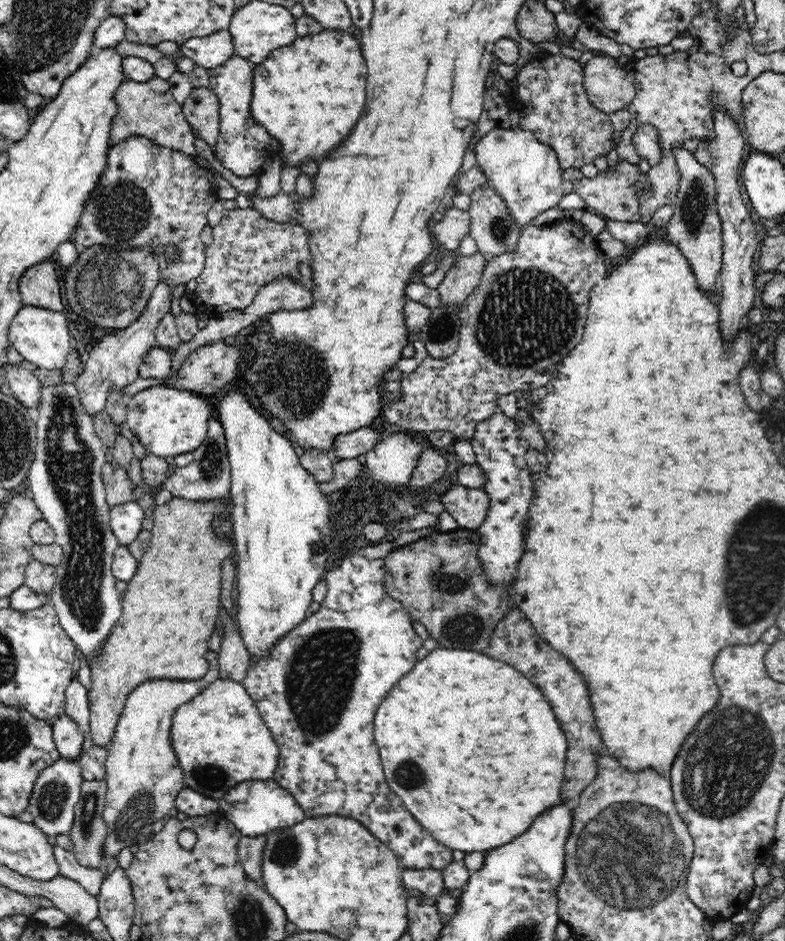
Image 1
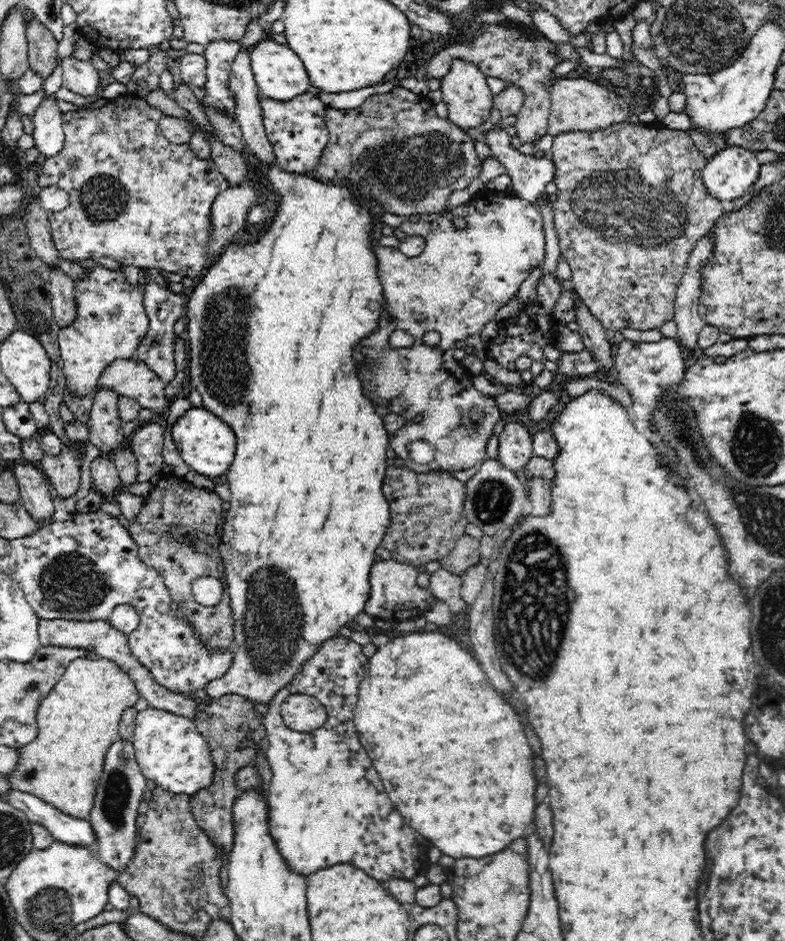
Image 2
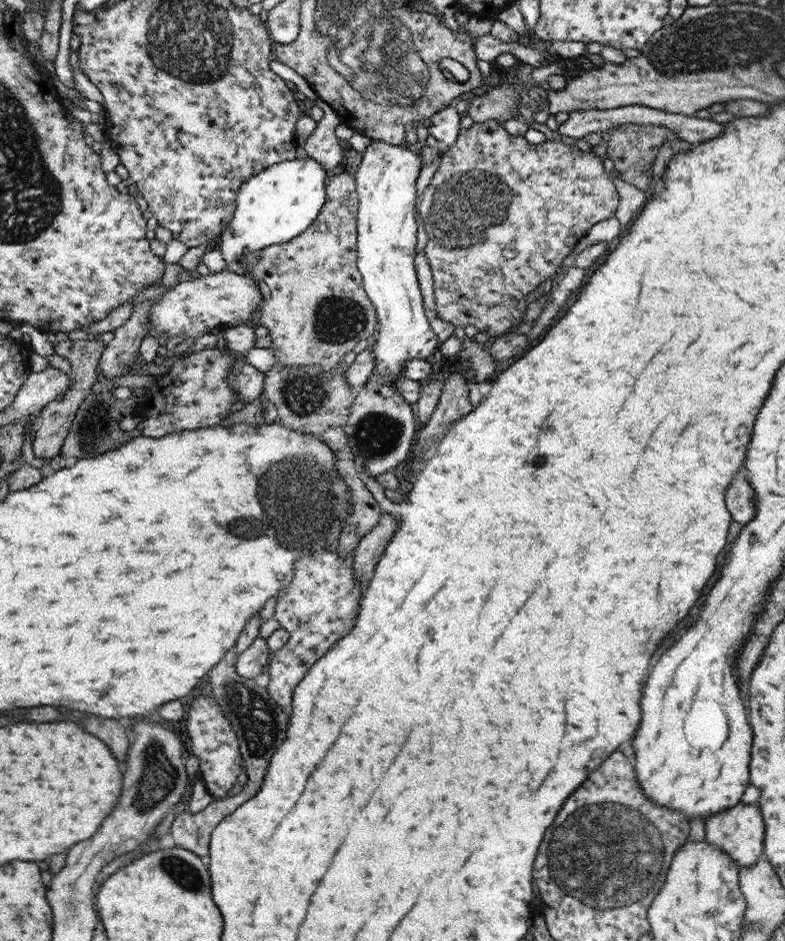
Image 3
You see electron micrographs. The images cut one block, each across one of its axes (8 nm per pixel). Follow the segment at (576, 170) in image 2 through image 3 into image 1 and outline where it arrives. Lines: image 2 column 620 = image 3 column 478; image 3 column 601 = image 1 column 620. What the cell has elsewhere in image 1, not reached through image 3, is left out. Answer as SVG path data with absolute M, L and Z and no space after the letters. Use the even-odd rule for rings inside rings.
M619 159L615 167L609 166L604 172L598 172L595 178L582 177L572 181L573 192L576 192L589 208L594 208L600 216L614 222L640 222L640 202L636 186L648 186L646 173L642 173L637 162L631 163Z

